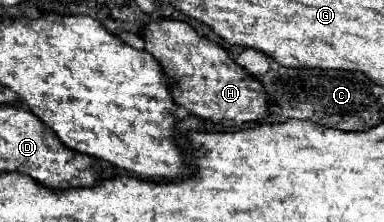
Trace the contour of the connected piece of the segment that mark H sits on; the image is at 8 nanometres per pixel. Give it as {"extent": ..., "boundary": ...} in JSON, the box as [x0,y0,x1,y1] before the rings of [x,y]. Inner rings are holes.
{"extent":[140,20,268,126],"boundary":[[[148,20],[140,36],[144,38],[144,50],[160,62],[174,102],[190,114],[220,126],[240,126],[268,116],[268,96],[262,84],[230,60],[218,44],[198,36],[190,24],[180,20]]]}

